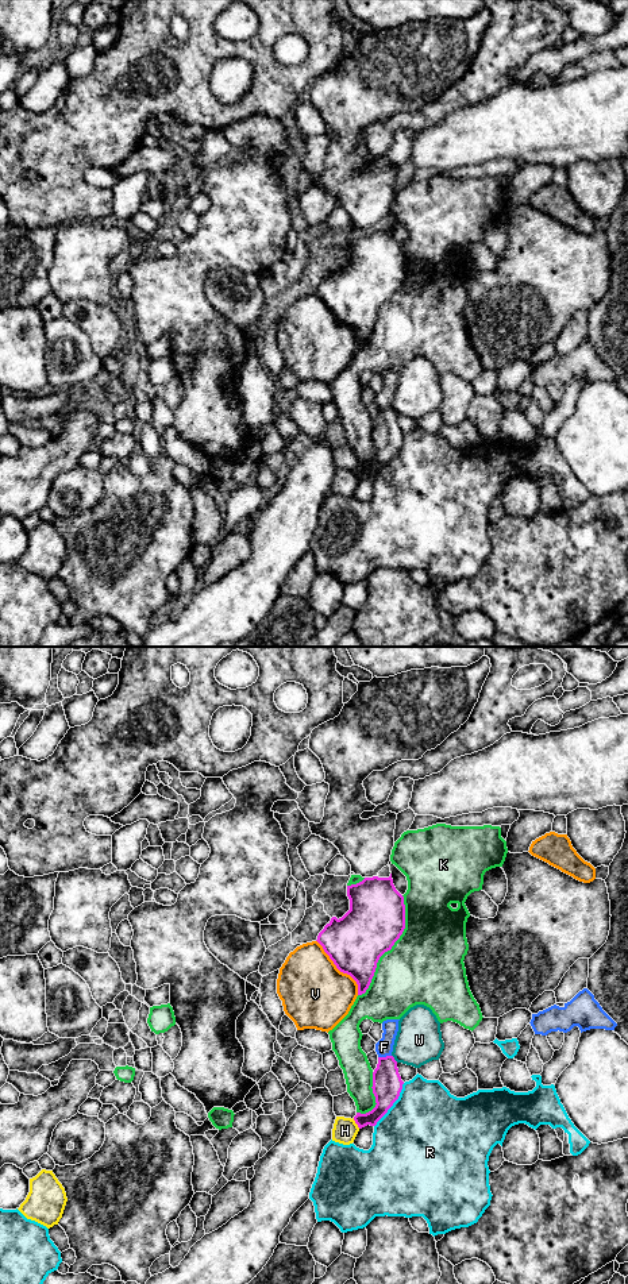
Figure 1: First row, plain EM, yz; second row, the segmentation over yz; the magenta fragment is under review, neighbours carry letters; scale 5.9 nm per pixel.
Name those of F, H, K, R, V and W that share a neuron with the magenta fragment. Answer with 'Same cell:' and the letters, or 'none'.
Same cell: none

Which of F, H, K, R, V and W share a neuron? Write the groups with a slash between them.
F / H / K / R / V / W

